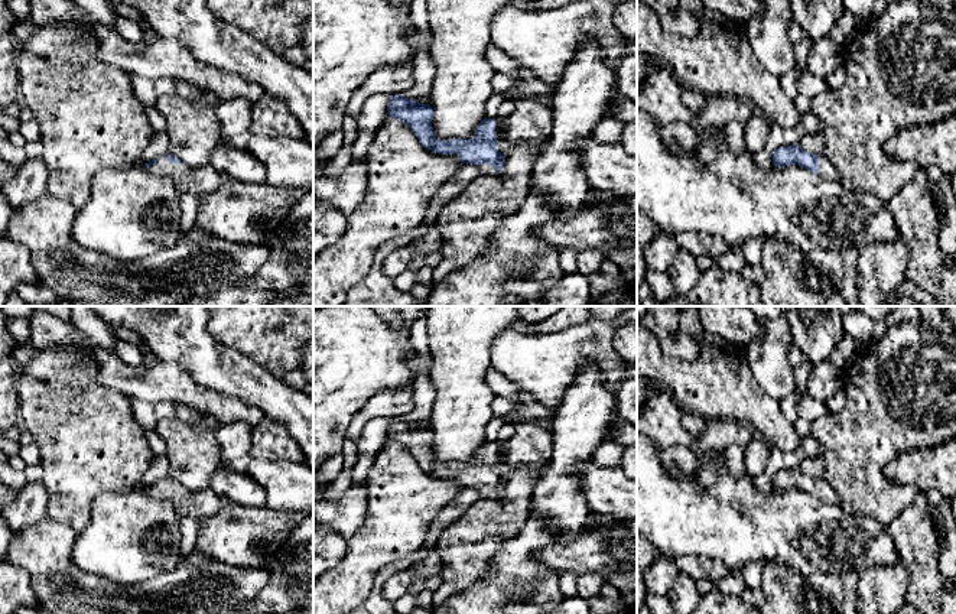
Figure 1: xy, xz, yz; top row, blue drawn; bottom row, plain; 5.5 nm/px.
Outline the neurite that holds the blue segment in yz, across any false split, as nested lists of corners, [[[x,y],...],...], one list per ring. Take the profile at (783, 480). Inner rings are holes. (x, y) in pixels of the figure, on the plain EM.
[[[797,467],[777,471],[773,477],[773,488],[775,491],[799,488],[826,504],[840,506],[839,494],[826,480],[804,475]]]

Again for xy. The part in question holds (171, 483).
[[[170,478],[142,490],[156,498],[170,500],[179,516],[186,516],[198,522],[209,519],[231,506],[227,497],[217,494],[212,488],[191,491]]]

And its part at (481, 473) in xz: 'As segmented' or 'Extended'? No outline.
Extended

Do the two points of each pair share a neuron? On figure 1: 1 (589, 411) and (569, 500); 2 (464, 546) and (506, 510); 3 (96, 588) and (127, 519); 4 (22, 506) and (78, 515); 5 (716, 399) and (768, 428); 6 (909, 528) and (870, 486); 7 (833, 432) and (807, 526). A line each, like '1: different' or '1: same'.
1: same
2: same
3: different
4: different
5: same
6: different
7: different

